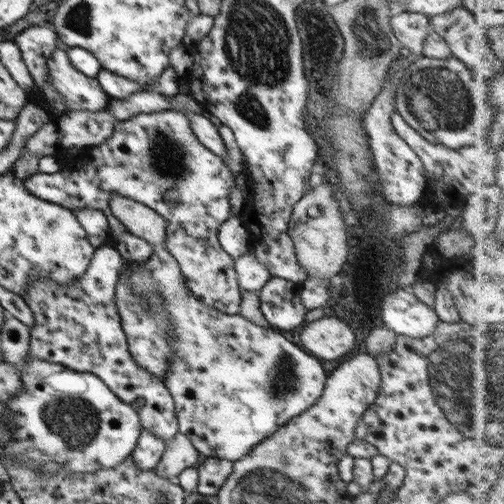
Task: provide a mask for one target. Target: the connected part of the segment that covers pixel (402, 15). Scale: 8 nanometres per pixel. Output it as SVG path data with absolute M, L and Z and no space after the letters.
M393 12L390 24L402 46L414 54L422 55L424 41L432 31L429 16L418 12Z

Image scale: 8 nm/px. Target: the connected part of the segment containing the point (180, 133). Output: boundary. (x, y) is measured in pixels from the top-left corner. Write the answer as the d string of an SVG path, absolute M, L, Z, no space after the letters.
M162 110L150 114L136 114L115 123L109 140L97 146L80 149L72 165L65 166L55 174L37 173L23 180L26 189L34 196L70 210L92 208L100 210L108 219L110 236L118 242L116 250L126 262L147 260L153 253L152 246L135 234L132 234L110 208L110 197L120 194L132 198L158 212L166 221L167 252L170 252L182 271L186 287L202 303L226 314L239 314L241 291L235 271L235 259L220 247L217 234L220 225L232 217L230 213L230 195L235 186L235 177L224 161L207 150L194 135L188 115L176 110Z

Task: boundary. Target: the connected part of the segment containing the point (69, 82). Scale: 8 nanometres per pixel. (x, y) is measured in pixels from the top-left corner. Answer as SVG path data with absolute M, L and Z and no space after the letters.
M66 48L52 52L48 60L48 81L66 99L69 110L102 110L109 104L110 96L102 89L96 77L88 77L78 71L68 60Z

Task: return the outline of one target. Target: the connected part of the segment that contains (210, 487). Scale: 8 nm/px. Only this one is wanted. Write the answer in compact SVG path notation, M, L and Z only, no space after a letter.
M202 458L197 465L199 481L196 492L206 495L216 495L224 481L233 471L233 462L222 458Z

